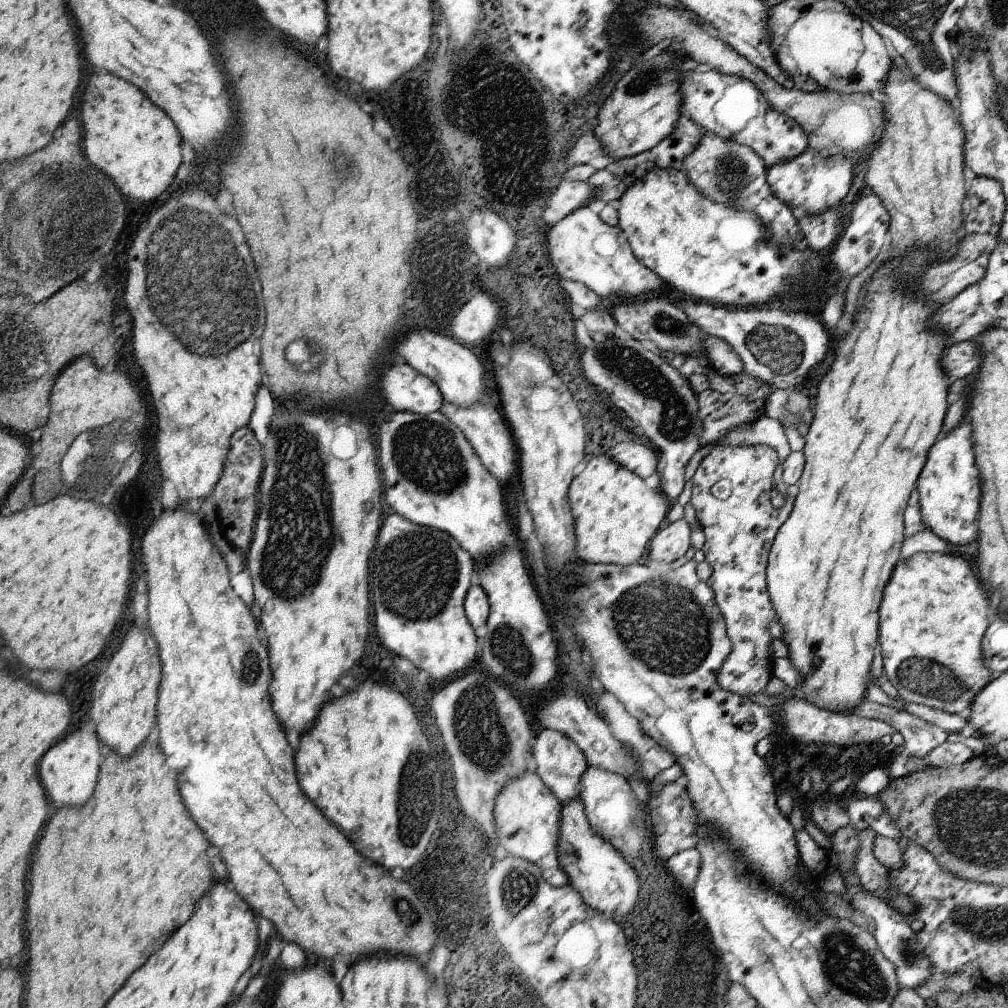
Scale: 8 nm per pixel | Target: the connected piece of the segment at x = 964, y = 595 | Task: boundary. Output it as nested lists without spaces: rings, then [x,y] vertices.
[[[913,554],[893,568],[879,614],[883,676],[901,700],[939,708],[947,714],[959,714],[971,706],[991,676],[983,666],[981,638],[993,618],[989,596],[971,568],[949,554]]]

